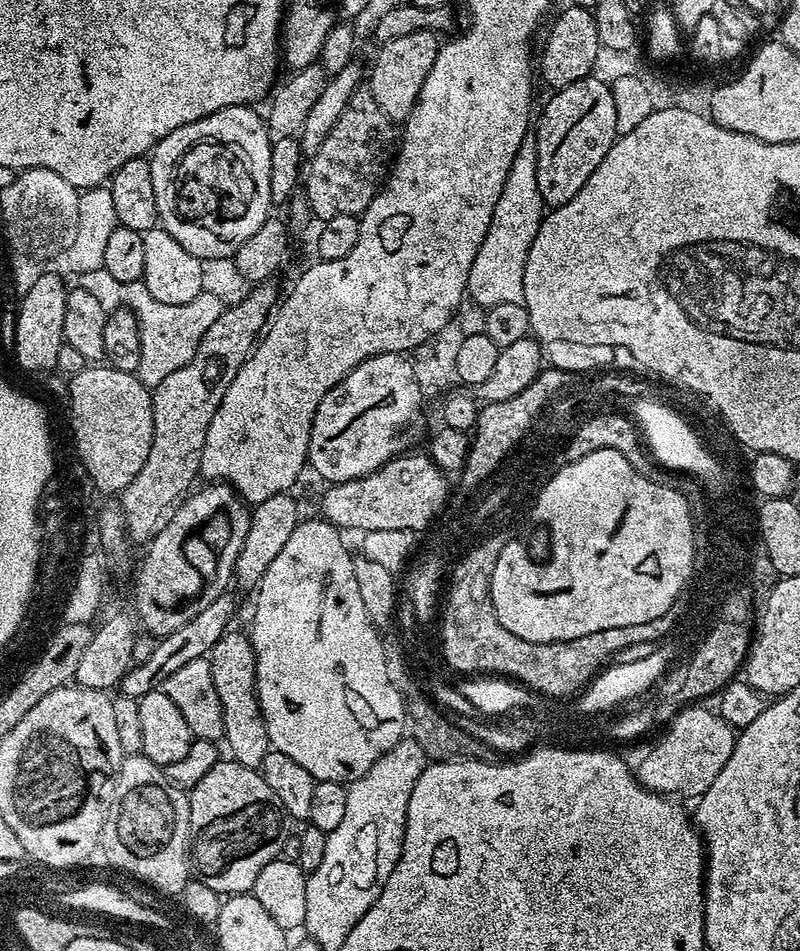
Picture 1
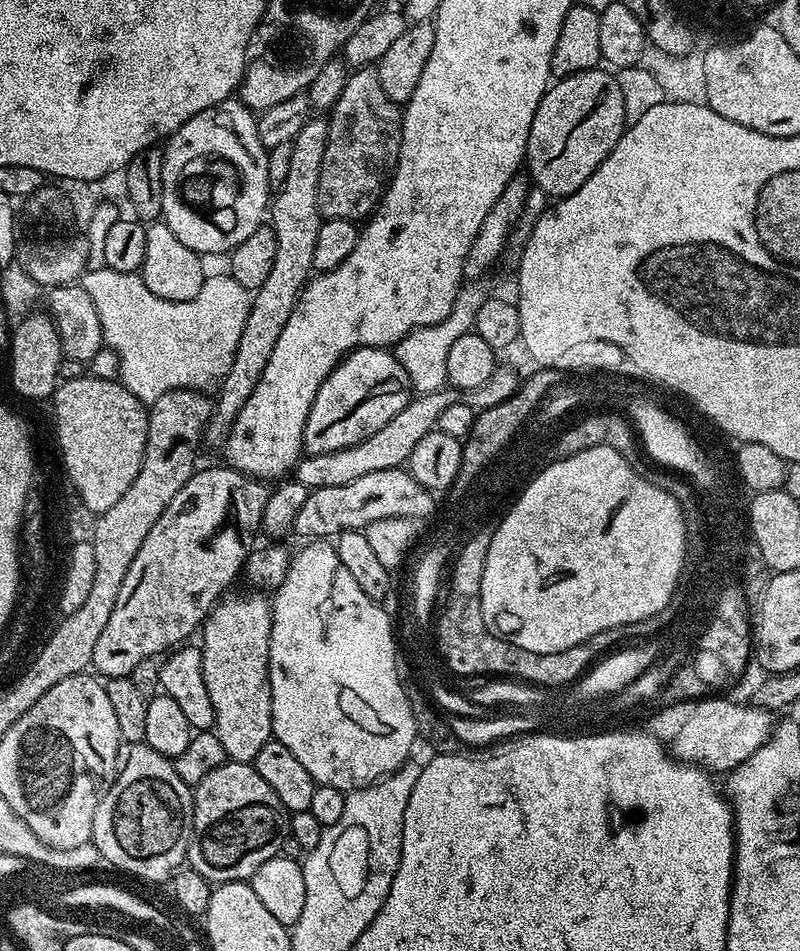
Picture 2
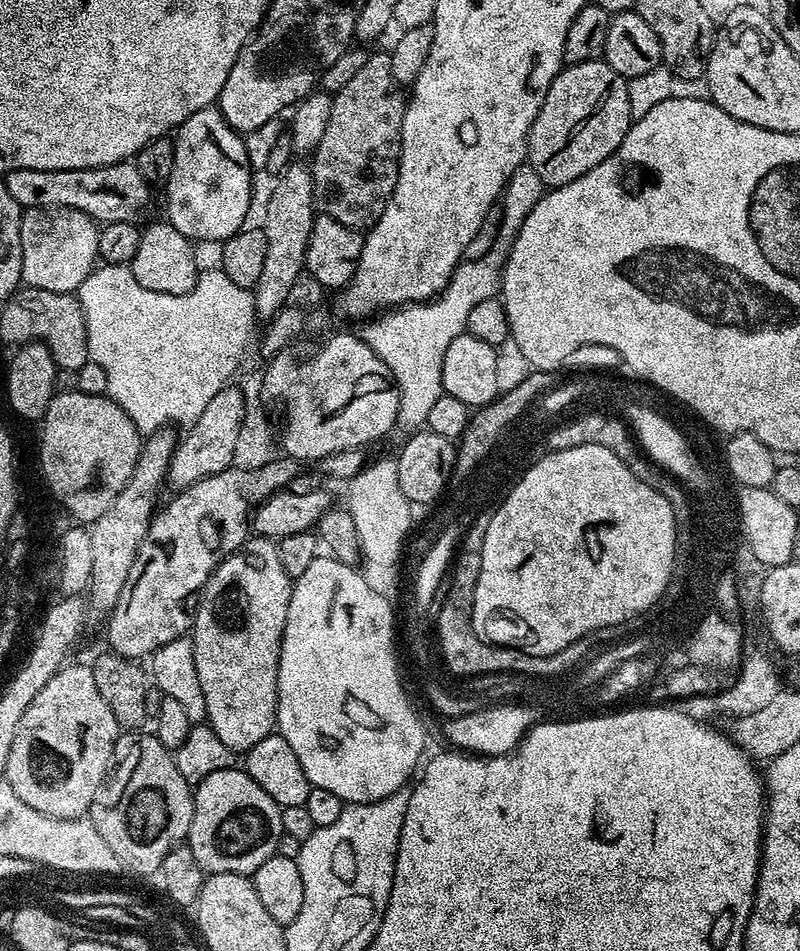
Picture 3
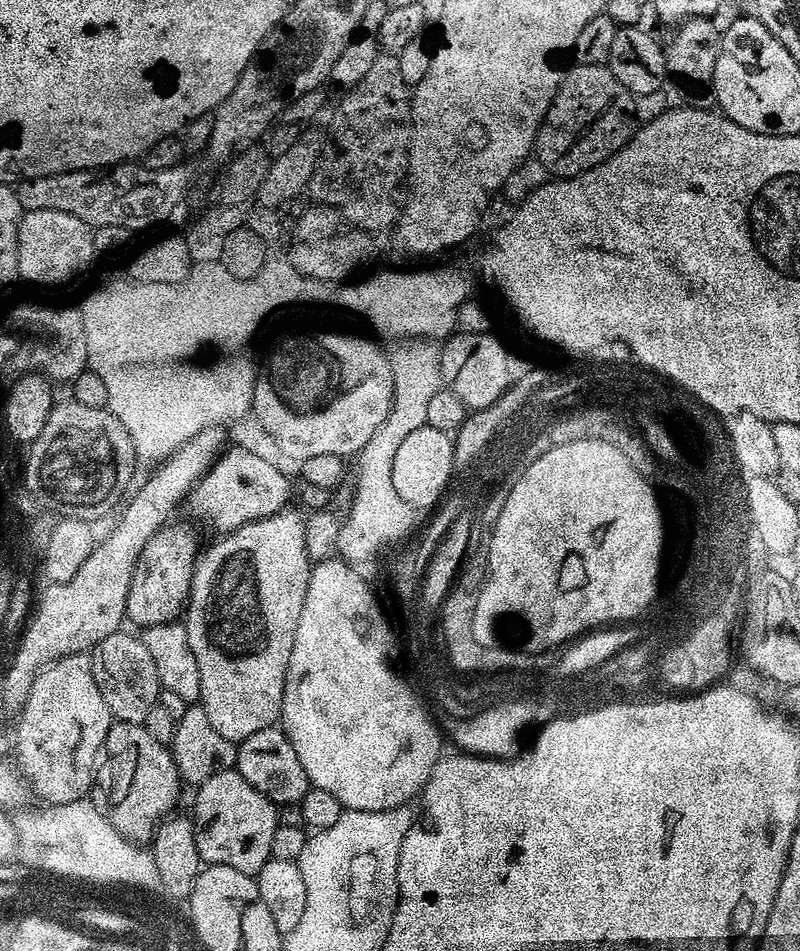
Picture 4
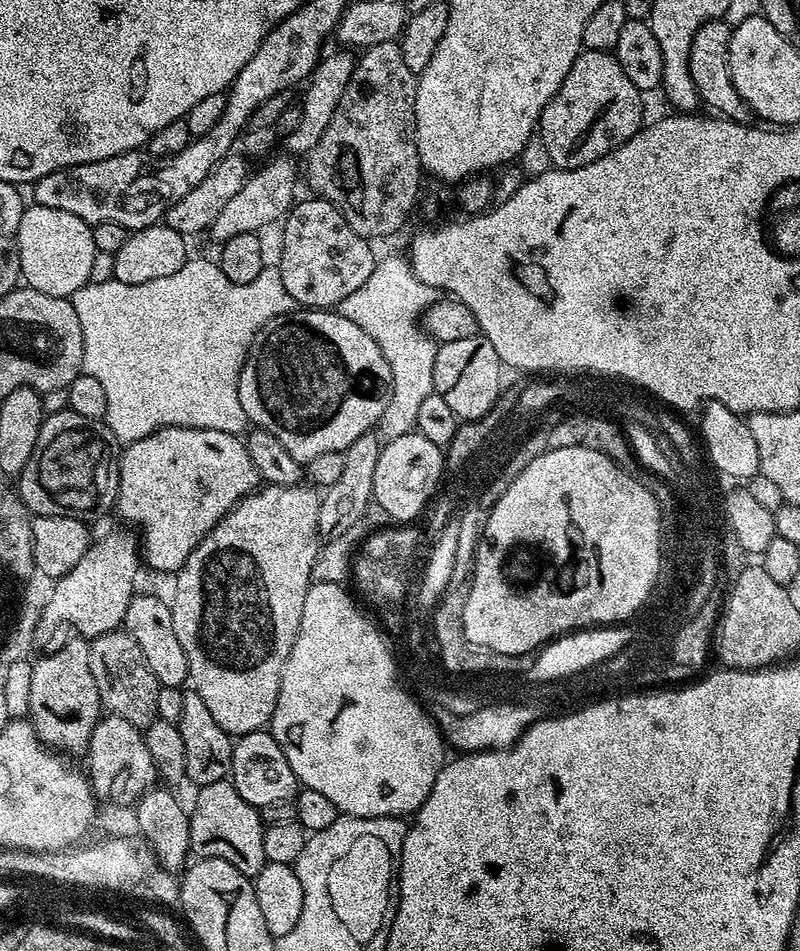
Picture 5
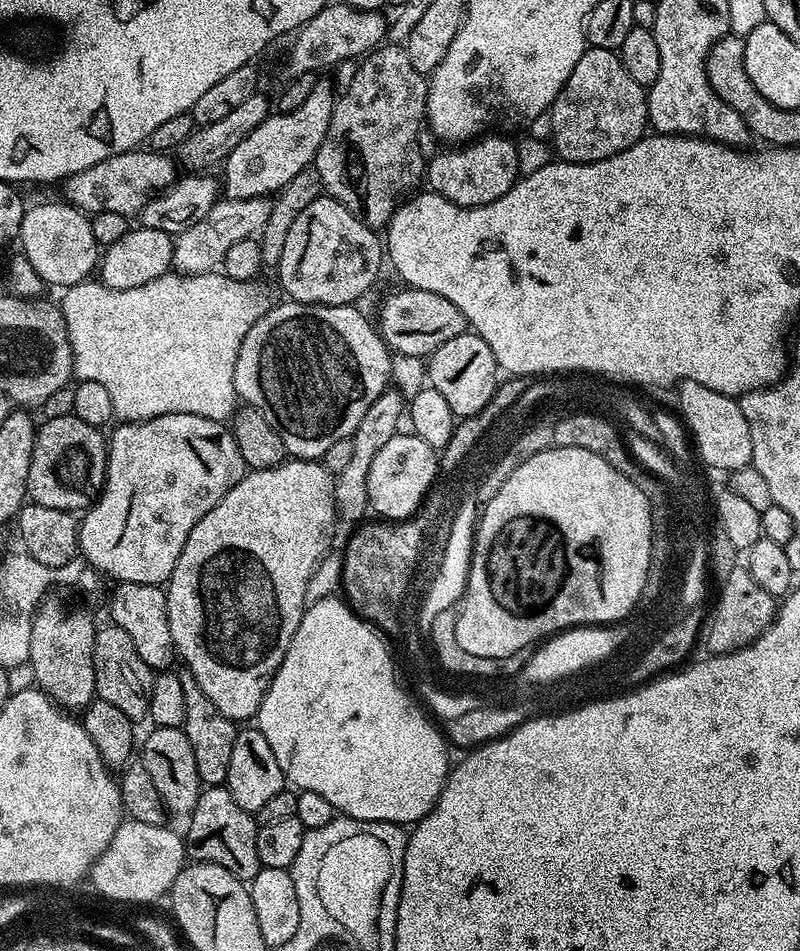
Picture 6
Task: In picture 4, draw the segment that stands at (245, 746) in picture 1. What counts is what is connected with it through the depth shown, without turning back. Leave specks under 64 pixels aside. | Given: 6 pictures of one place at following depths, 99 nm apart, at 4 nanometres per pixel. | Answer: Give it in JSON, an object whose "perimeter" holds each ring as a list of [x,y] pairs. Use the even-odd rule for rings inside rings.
{"perimeter":[[[285,510],[270,518],[255,520],[238,530],[221,535],[217,539],[220,540],[217,544],[210,545],[205,552],[203,549],[202,555],[197,559],[196,566],[192,570],[192,583],[188,585],[188,603],[182,616],[182,623],[186,630],[186,638],[190,638],[190,650],[194,650],[194,658],[198,662],[198,674],[202,678],[202,690],[198,703],[206,710],[206,715],[210,717],[214,730],[218,730],[222,738],[233,742],[250,738],[250,734],[258,734],[258,730],[273,727],[280,718],[286,686],[286,670],[290,666],[290,654],[294,650],[294,634],[298,632],[298,618],[302,616],[310,571],[310,561],[304,550],[305,517],[292,511]]]}

